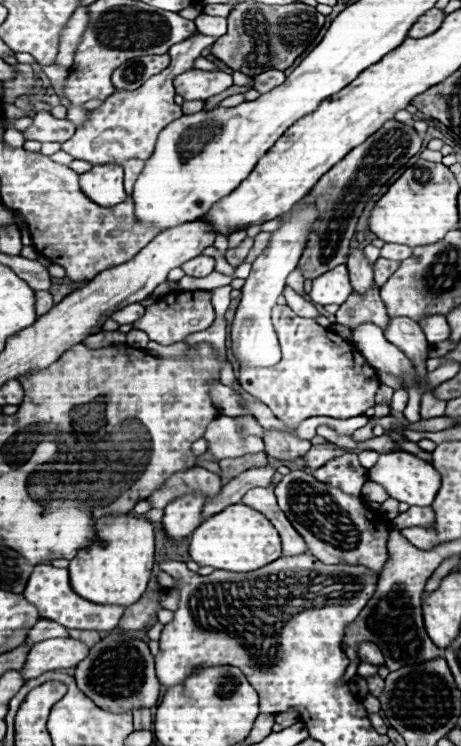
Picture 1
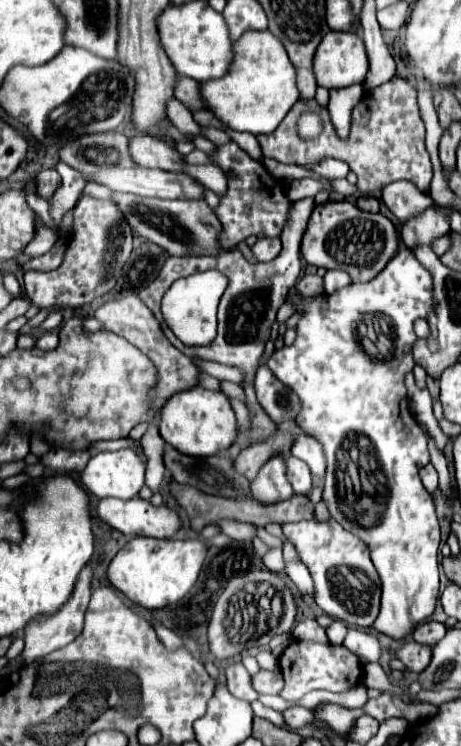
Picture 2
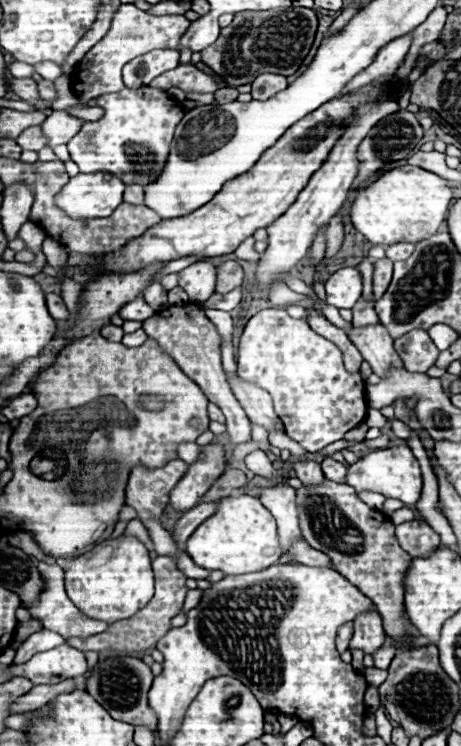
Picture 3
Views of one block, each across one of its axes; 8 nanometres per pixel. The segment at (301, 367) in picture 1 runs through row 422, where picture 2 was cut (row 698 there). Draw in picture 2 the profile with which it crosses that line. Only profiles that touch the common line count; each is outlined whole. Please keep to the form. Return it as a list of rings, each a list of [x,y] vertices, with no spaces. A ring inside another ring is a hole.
[[[294,640],[288,650],[280,656],[280,668],[284,674],[284,690],[280,692],[286,700],[300,700],[310,690],[332,690],[344,692],[354,686],[362,676],[362,664],[358,658],[344,646],[318,644],[318,642],[300,642]]]

